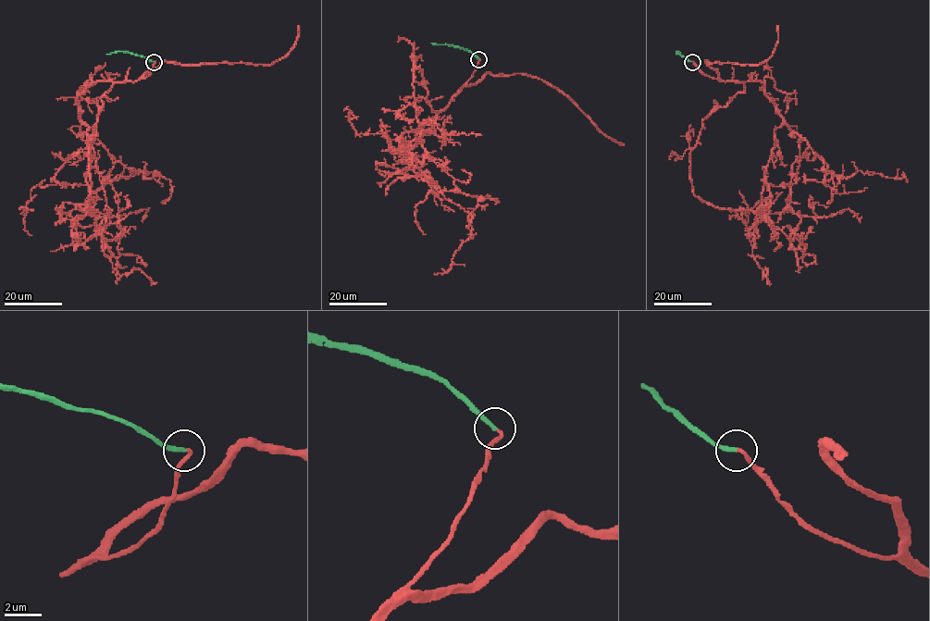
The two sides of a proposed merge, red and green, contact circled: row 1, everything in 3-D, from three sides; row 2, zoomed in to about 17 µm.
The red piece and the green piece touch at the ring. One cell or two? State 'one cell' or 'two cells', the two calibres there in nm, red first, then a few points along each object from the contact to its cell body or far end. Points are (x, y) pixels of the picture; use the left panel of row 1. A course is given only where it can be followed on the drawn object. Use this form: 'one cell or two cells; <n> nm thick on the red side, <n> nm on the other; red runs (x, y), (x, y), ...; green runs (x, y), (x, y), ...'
one cell; 180 nm thick on the red side, 240 nm on the other; red runs (154, 61), (101, 98), (89, 150), (96, 227), (115, 257), (145, 264), (138, 258); green runs (154, 61), (128, 52), (106, 55)

